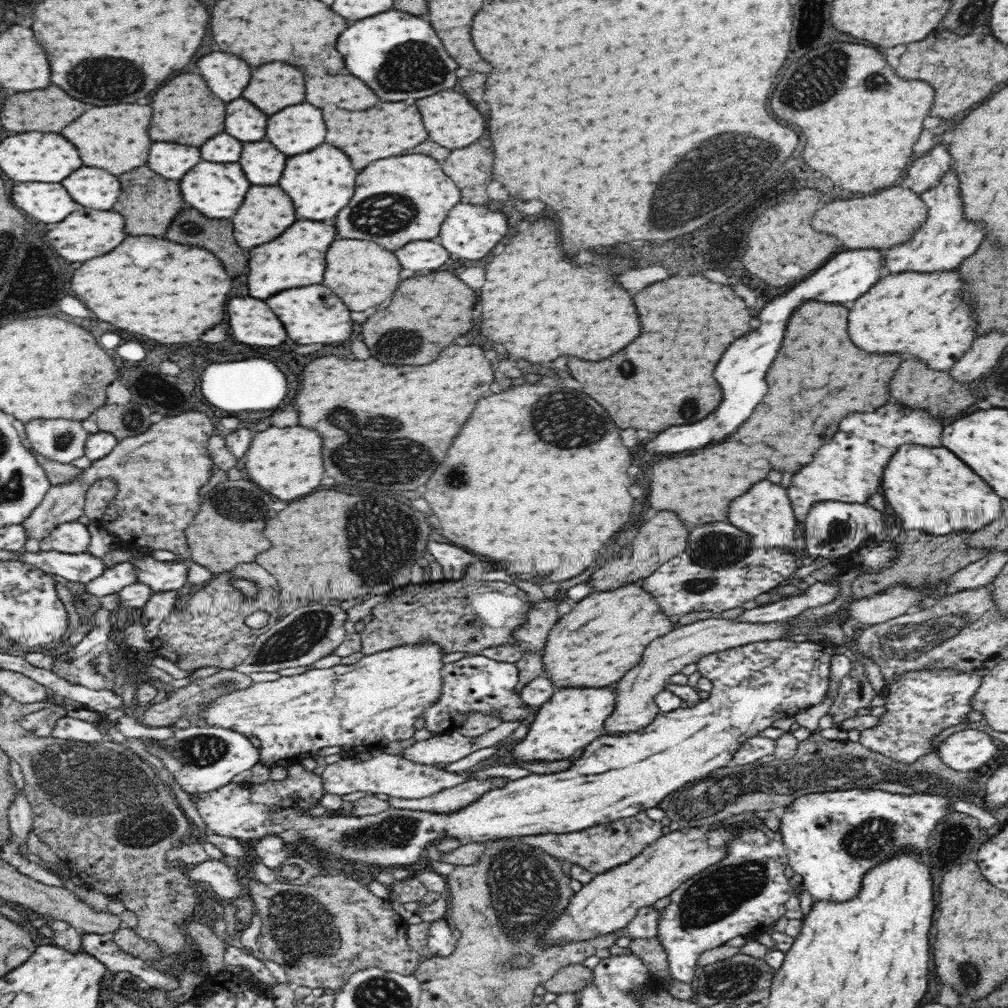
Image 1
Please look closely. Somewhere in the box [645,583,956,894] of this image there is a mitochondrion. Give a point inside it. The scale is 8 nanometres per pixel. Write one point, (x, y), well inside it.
(870, 838)

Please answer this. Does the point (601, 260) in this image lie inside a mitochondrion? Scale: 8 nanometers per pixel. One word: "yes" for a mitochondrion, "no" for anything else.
yes

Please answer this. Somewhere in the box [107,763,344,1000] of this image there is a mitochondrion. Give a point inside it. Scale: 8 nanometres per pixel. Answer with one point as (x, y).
(300, 926)

